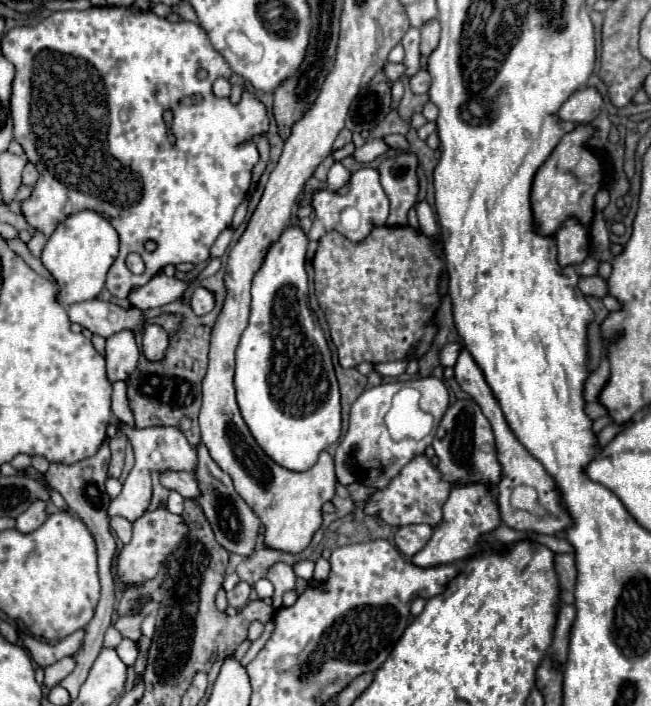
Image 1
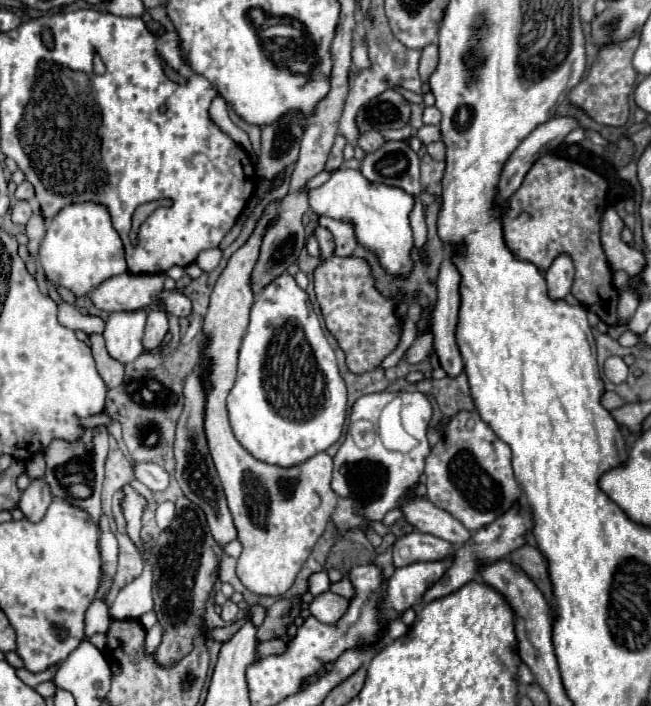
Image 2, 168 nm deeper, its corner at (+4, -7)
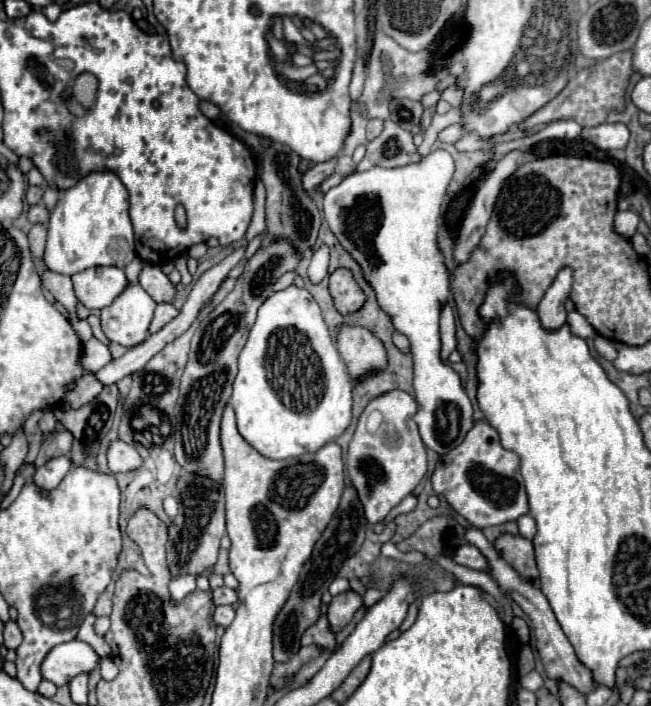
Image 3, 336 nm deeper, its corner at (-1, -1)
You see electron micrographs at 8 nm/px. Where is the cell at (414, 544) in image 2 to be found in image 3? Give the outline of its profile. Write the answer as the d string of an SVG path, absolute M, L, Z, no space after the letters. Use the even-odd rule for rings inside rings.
M474 545L458 547L456 553L454 553L454 561L458 565L464 565L464 567L470 567L470 569L476 569L476 571L488 571L486 557Z

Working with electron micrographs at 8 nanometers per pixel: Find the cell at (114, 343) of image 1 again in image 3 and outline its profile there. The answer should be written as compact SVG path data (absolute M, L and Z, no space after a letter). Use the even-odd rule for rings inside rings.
M134 259L126 269L126 279L128 279L128 285L126 289L116 297L116 301L110 305L110 307L104 307L102 309L102 331L104 335L114 341L114 343L120 343L124 347L134 347L138 343L142 343L148 335L148 325L152 321L152 313L156 309L156 301L140 287L138 283L138 273L140 273L140 261Z

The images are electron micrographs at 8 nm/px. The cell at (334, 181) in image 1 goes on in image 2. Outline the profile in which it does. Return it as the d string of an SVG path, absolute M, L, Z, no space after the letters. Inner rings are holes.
M337 169L327 183L309 191L309 205L319 215L353 221L359 245L375 251L389 273L411 271L409 249L413 247L413 235L409 227L409 211L413 209L413 197L403 189L369 183L361 171L355 169Z

